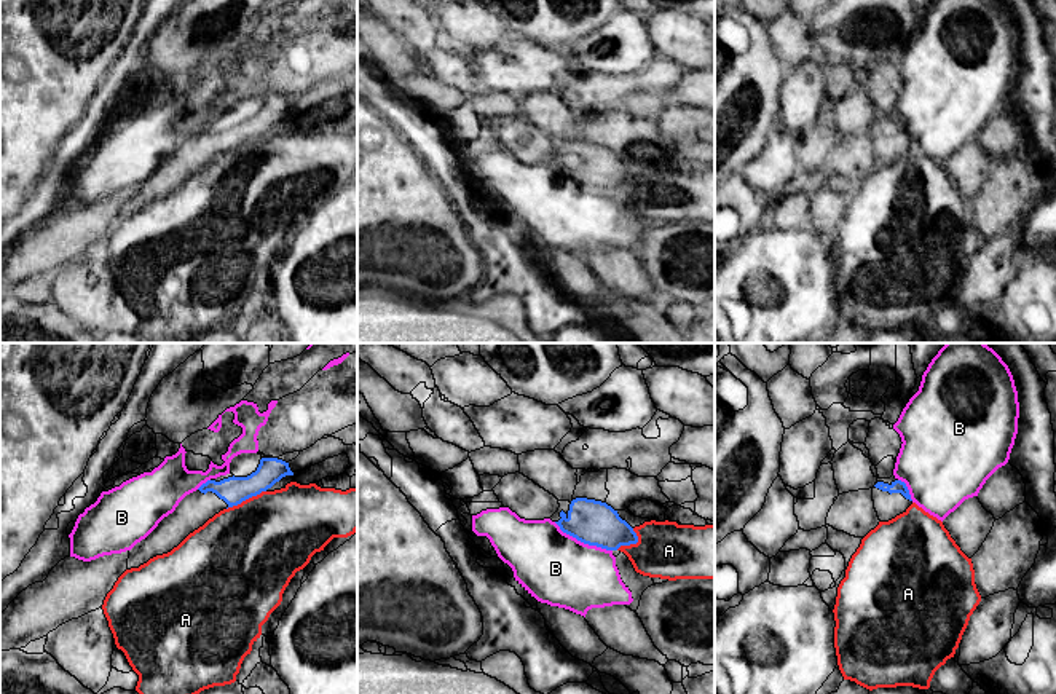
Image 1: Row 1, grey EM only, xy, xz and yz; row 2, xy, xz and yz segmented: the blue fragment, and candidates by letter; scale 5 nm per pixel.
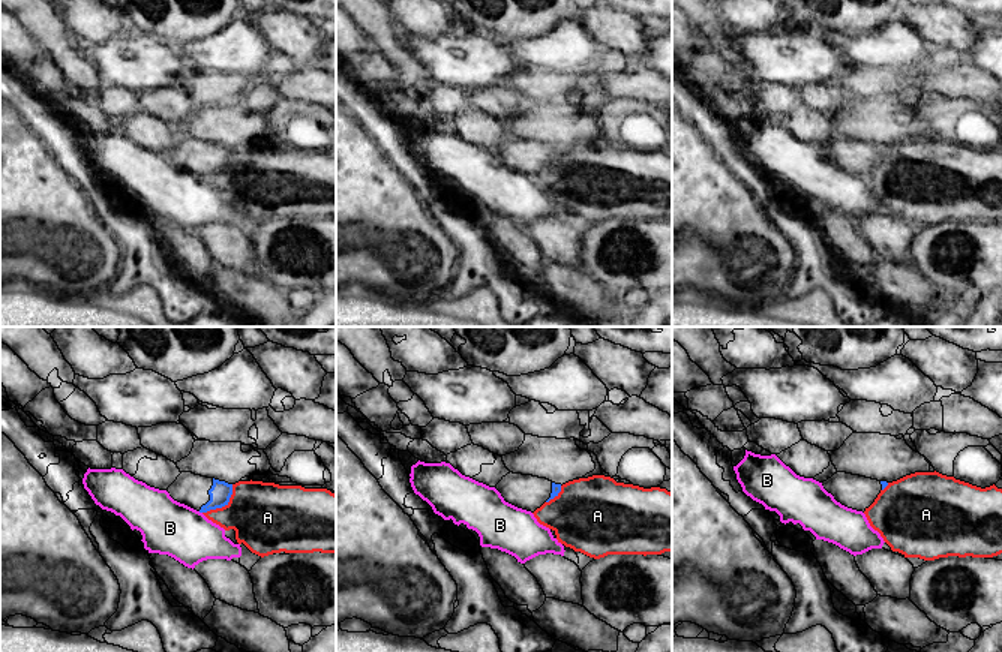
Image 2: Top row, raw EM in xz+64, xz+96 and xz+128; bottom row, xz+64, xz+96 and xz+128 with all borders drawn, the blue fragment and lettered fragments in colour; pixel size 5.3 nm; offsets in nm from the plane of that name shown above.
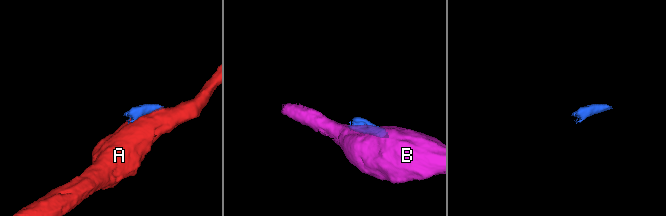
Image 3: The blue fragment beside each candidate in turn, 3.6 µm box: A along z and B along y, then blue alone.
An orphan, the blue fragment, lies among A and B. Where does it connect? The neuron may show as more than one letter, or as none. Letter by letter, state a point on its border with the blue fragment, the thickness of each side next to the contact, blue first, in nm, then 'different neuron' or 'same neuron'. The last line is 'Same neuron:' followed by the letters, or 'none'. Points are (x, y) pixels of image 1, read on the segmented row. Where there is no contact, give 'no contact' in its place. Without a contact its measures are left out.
A: contact xy (246, 498); calibres 140 and 460 nm; different neuron
B: contact xz (583, 541); calibres 220 and 360 nm; different neuron
Same neuron: none

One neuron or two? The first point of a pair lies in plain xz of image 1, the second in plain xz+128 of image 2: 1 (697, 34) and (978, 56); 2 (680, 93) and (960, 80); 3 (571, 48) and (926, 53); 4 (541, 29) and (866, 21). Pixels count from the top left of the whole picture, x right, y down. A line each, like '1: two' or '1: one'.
1: two
2: one
3: one
4: one

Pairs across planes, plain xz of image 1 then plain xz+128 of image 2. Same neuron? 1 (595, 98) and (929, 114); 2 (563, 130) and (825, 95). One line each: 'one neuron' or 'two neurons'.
1: two neurons
2: one neuron

